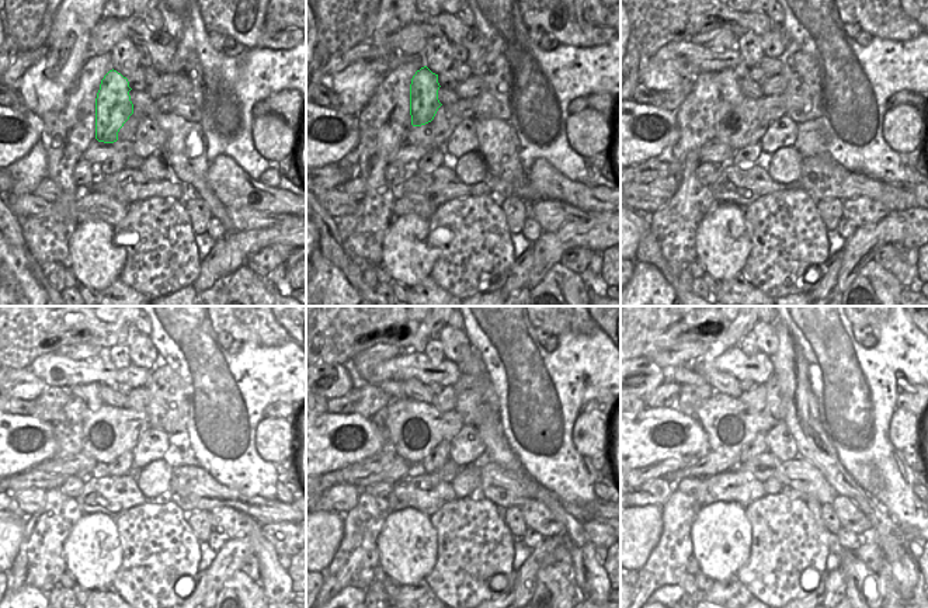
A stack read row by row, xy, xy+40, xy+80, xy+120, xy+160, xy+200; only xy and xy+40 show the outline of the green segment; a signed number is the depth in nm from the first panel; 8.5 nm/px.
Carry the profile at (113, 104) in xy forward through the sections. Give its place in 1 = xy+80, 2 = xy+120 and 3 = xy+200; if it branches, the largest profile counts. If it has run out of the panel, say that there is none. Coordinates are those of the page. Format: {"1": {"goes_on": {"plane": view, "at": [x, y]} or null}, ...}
{"1": {"goes_on": {"plane": "xy+80", "at": [729, 79]}}, "2": {"goes_on": {"plane": "xy+120", "at": [90, 393]}}, "3": {"goes_on": {"plane": "xy+200", "at": [681, 375]}}}

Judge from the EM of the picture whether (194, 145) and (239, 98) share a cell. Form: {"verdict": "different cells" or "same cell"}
{"verdict": "different cells"}

